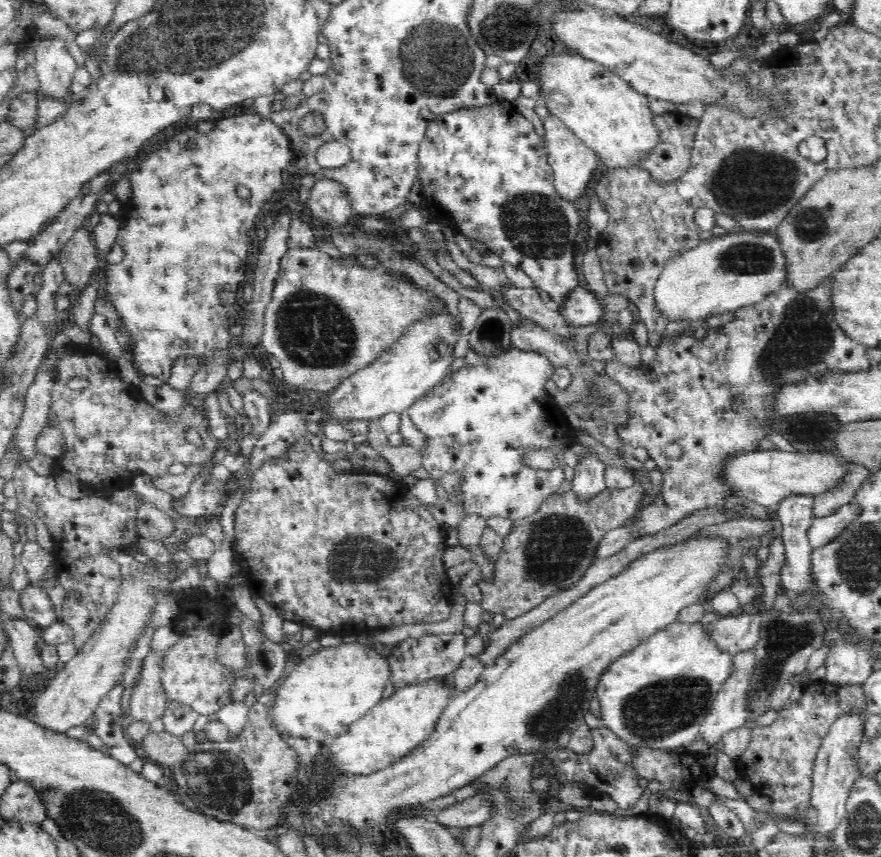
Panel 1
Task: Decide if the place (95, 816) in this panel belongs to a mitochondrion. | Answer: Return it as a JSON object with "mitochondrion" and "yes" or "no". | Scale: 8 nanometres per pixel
{"mitochondrion":"yes"}

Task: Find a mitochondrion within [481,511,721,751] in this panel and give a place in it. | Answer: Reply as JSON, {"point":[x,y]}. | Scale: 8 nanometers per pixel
{"point":[661,709]}

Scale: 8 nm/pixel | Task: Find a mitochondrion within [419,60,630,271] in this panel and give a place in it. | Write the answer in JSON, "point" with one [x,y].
{"point":[534,224]}

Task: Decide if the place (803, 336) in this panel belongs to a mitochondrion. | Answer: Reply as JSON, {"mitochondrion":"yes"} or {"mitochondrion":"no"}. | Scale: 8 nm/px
{"mitochondrion":"yes"}

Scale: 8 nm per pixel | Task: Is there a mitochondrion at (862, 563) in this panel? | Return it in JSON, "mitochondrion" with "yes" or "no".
{"mitochondrion":"yes"}

